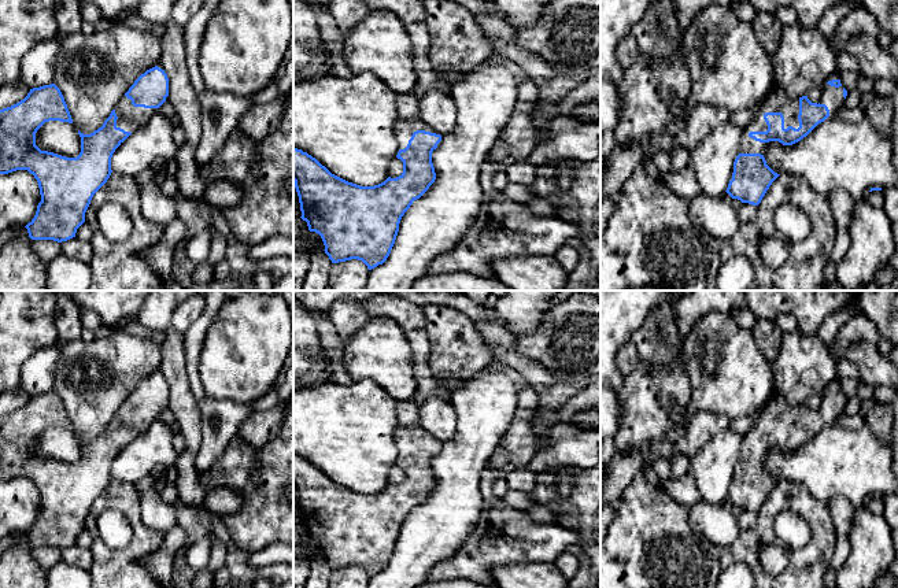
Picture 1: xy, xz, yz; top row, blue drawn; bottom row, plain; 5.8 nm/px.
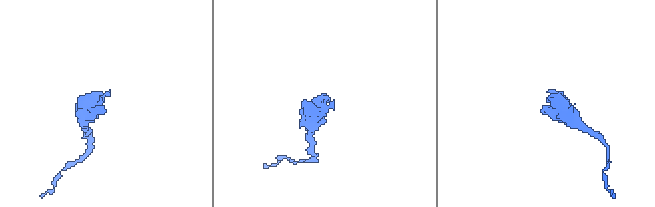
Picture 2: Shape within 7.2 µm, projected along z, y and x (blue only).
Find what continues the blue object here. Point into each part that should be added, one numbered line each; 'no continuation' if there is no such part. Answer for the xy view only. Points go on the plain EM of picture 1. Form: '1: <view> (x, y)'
1: xy (129, 425)

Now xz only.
1: xz (403, 435)

